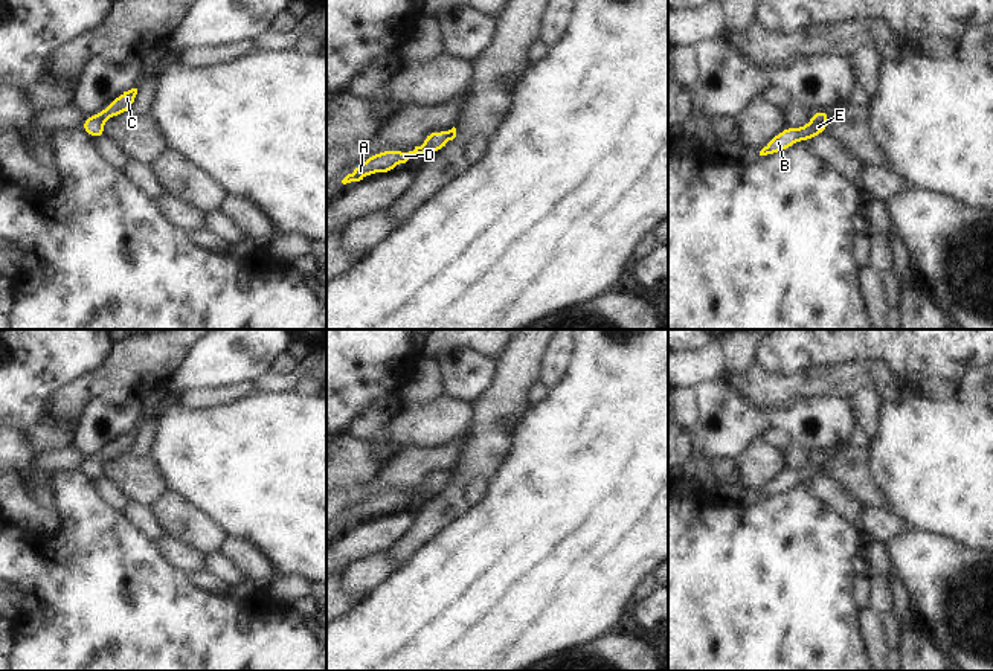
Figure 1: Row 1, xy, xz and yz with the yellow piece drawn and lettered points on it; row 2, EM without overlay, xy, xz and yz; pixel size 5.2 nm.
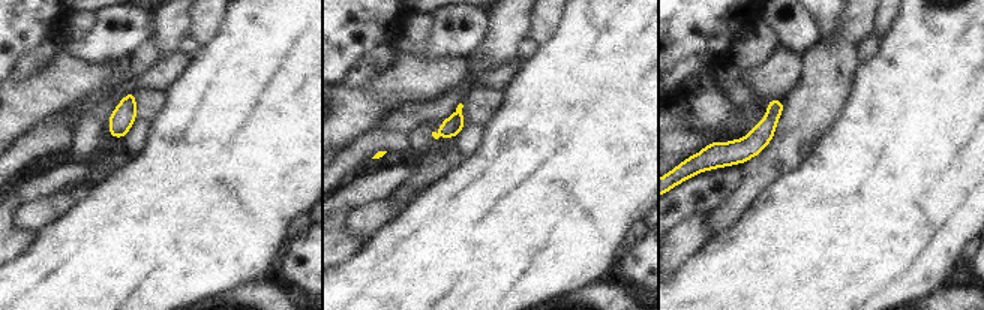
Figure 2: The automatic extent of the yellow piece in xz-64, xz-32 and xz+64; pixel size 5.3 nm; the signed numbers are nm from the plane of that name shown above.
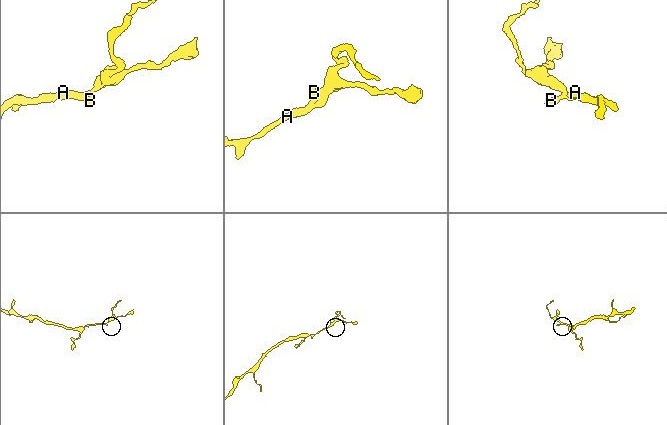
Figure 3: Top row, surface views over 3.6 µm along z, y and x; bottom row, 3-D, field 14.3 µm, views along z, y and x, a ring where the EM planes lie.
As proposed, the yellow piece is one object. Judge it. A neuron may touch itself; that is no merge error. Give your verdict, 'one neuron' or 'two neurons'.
one neuron

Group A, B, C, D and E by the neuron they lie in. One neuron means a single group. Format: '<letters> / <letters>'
A B C D E

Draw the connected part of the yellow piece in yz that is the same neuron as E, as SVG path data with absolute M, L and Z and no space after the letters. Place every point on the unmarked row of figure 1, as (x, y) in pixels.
M818 451L811 456L813 456L811 462L807 467L801 470L787 468L779 476L772 479L766 485L766 488L760 493L760 497L783 494L789 488L795 486L796 483L811 482L818 476L825 474L828 462L830 462L830 454L827 454L825 451Z

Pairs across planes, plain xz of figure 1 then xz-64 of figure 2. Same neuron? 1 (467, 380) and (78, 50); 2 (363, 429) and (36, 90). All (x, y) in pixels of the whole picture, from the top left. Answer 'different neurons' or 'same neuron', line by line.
1: same neuron
2: different neurons

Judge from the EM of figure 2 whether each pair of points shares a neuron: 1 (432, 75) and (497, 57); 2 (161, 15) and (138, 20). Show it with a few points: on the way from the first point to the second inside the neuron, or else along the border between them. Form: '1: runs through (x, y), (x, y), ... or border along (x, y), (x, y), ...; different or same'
1: border along (468, 60), (470, 77); different
2: border along (152, 15), (155, 23); different

